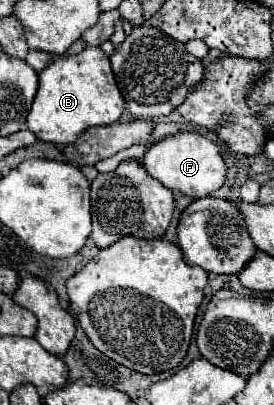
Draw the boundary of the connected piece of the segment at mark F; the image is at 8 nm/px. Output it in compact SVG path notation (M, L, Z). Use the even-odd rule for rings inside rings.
M178 132L160 142L154 142L146 150L142 164L146 172L152 178L160 180L166 188L178 190L190 198L202 198L212 194L224 184L224 178L226 178L226 166L218 146L198 132Z

